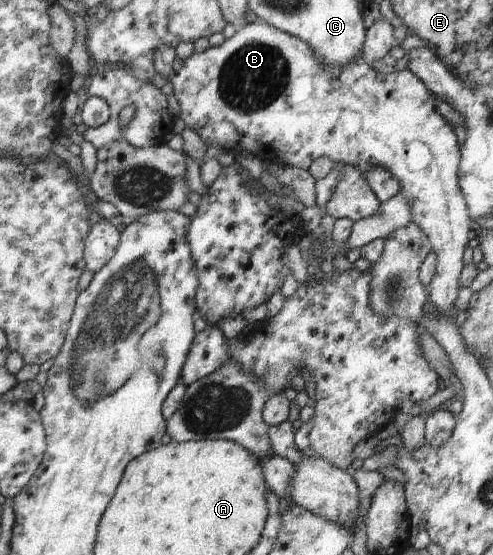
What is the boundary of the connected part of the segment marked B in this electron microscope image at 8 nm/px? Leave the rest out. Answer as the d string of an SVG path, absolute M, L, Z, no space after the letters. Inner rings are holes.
M257 21L255 23L247 23L231 38L224 40L221 46L210 46L209 50L205 50L205 52L194 52L193 56L189 56L187 60L176 58L175 62L173 62L171 76L169 76L167 81L171 82L171 86L173 86L172 94L175 95L175 98L179 102L180 115L177 118L181 118L187 128L191 128L191 130L197 132L198 136L207 146L219 146L219 148L225 150L232 150L233 146L239 144L239 148L261 155L265 162L279 162L281 165L289 165L305 170L308 170L317 158L327 157L335 164L342 162L342 164L353 166L363 176L365 172L369 172L369 168L377 168L377 166L381 166L387 172L391 172L401 184L400 192L411 204L412 221L425 232L431 243L432 252L435 252L435 256L437 256L435 276L433 276L433 280L427 286L428 299L430 300L429 307L439 314L445 314L445 316L453 316L455 314L453 306L457 302L460 289L459 277L464 267L463 254L465 248L467 248L467 242L469 242L469 239L473 235L475 225L470 218L463 192L459 188L458 172L461 154L457 145L457 137L453 132L454 128L451 128L443 120L443 116L437 112L437 97L413 72L406 69L384 74L373 70L365 62L353 62L345 64L345 66L325 66L325 64L320 64L319 58L315 56L315 52L303 40L299 40L299 38L291 36L266 22Z

